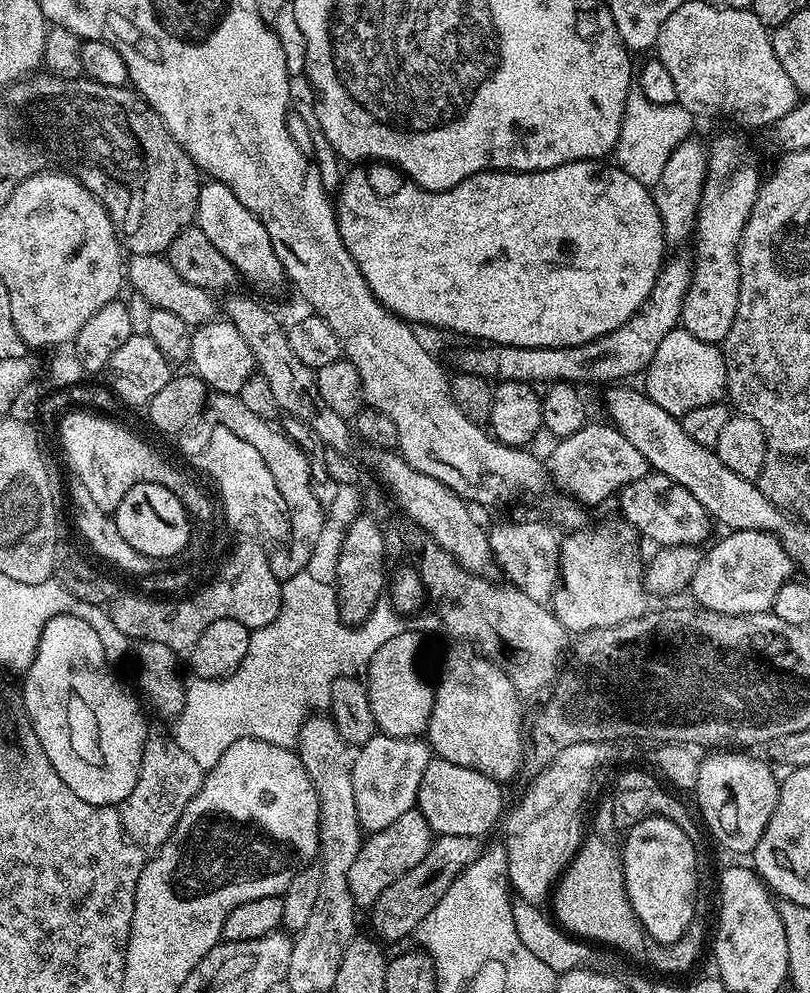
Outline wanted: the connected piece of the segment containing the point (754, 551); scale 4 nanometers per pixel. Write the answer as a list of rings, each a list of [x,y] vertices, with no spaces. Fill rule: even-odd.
[[[758,530],[729,531],[700,558],[690,593],[699,607],[722,614],[754,614],[772,607],[778,590],[794,576],[794,563],[778,537]]]

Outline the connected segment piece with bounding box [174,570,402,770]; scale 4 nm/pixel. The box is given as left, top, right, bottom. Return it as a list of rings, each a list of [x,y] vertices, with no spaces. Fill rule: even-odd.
[[[308,570],[299,572],[281,583],[282,606],[280,607],[278,618],[274,622],[270,622],[270,626],[262,626],[252,632],[250,646],[246,650],[246,658],[242,658],[242,662],[229,676],[224,676],[220,680],[201,680],[199,678],[192,678],[187,681],[184,690],[186,702],[182,706],[182,714],[174,724],[174,727],[176,727],[174,739],[178,746],[182,746],[182,750],[186,750],[186,754],[190,754],[190,758],[194,758],[194,762],[198,762],[200,768],[211,770],[214,766],[218,766],[218,758],[222,758],[222,754],[226,754],[226,750],[230,750],[230,746],[234,742],[238,742],[242,738],[250,738],[251,736],[256,740],[270,742],[274,746],[295,749],[300,738],[300,728],[310,715],[310,709],[308,709],[308,707],[312,707],[312,710],[327,709],[332,702],[332,687],[334,686],[336,679],[340,676],[353,675],[353,673],[357,671],[355,668],[363,669],[368,661],[374,657],[374,652],[378,650],[380,646],[385,645],[390,638],[402,631],[402,624],[400,624],[401,613],[388,602],[380,602],[377,604],[373,612],[369,614],[369,617],[360,624],[355,626],[345,624],[340,618],[339,602],[337,600],[335,587],[333,587],[329,581],[327,584],[326,581],[319,580],[318,577],[311,576],[310,573],[311,571]]]

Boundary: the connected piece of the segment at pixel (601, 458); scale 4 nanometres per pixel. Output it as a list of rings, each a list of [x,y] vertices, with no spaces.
[[[589,422],[584,425],[578,434],[557,439],[555,441],[556,449],[549,454],[546,459],[546,471],[553,485],[557,484],[562,491],[568,495],[568,498],[574,498],[575,503],[580,506],[589,506],[588,504],[600,504],[603,500],[608,500],[617,495],[621,488],[625,488],[630,482],[638,482],[650,470],[646,458],[638,454],[638,449],[631,442],[626,442],[626,438],[617,428],[613,428],[611,423],[595,424]]]

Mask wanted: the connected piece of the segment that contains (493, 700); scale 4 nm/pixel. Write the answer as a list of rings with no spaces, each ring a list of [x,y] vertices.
[[[458,647],[462,648],[452,648],[444,656],[440,685],[437,683],[434,688],[433,712],[426,731],[427,743],[431,751],[446,762],[507,782],[519,774],[520,763],[526,760],[526,736],[522,731],[526,716],[524,720],[520,713],[521,697],[514,682],[499,665],[478,654],[475,647]]]

